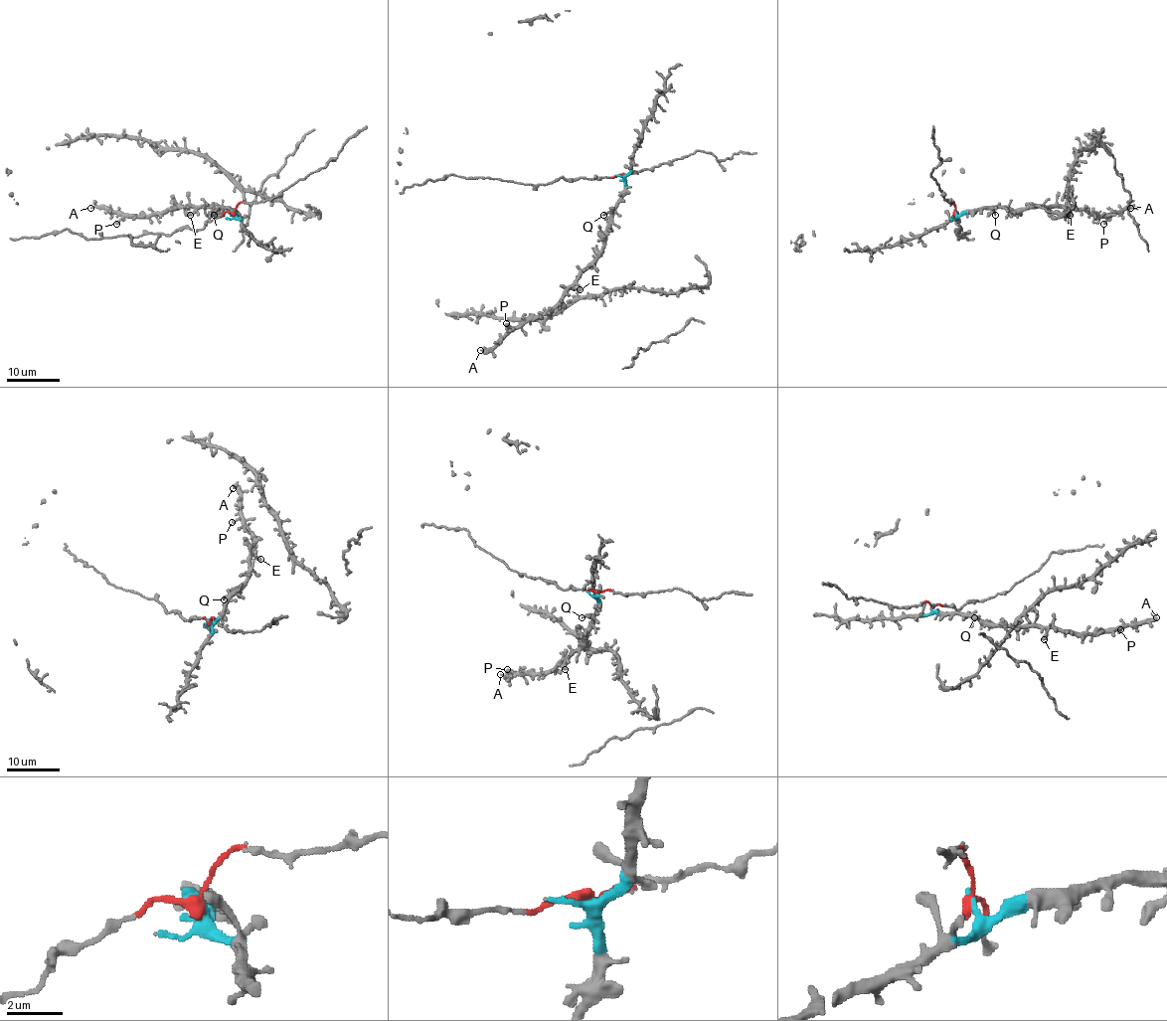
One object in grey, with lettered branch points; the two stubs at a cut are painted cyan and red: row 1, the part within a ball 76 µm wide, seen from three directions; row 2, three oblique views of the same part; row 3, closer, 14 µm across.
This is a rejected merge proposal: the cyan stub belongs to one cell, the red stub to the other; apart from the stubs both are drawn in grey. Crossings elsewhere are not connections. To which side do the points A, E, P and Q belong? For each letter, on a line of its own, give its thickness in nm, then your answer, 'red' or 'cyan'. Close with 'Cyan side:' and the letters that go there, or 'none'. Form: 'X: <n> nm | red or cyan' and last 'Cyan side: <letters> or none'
A: 100 nm | cyan
E: 440 nm | cyan
P: 240 nm | cyan
Q: 170 nm | cyan
Cyan side: A, E, P, Q

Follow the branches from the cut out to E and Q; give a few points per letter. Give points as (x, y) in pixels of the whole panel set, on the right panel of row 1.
E: (955, 211), (958, 215), (994, 207), (1018, 210), (1065, 207), (1071, 215)
Q: (955, 211), (962, 215), (993, 207), (995, 215)

